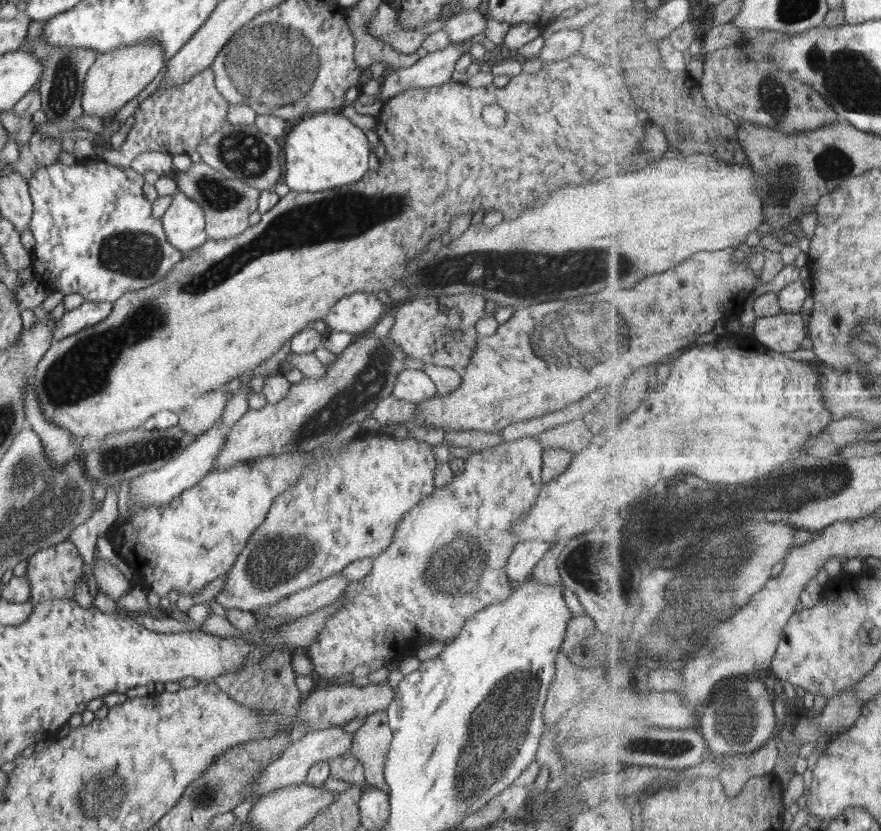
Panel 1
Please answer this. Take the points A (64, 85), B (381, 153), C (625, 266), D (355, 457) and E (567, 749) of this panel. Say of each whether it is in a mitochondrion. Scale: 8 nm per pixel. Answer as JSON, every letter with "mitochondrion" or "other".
{"A":"mitochondrion","B":"other","C":"mitochondrion","D":"other","E":"other"}

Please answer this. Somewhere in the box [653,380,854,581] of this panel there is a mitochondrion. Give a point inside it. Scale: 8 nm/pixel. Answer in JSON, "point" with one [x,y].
{"point":[678,444]}

